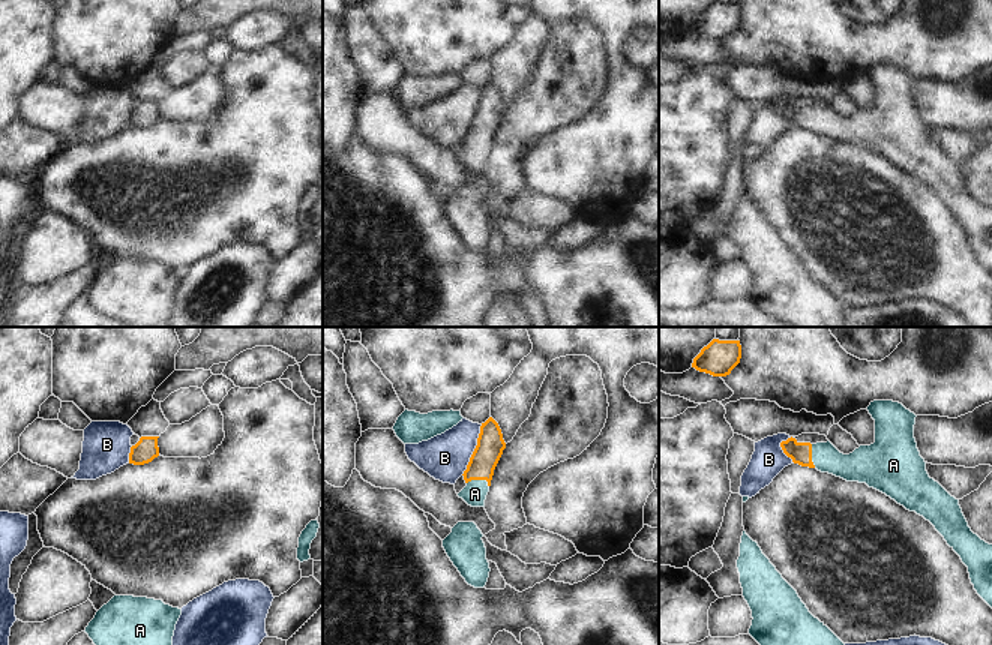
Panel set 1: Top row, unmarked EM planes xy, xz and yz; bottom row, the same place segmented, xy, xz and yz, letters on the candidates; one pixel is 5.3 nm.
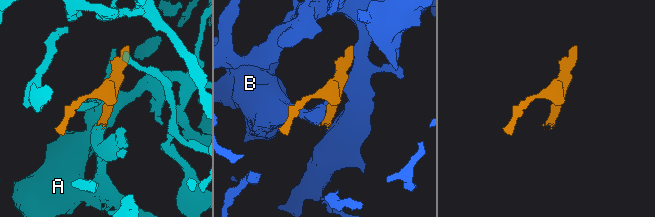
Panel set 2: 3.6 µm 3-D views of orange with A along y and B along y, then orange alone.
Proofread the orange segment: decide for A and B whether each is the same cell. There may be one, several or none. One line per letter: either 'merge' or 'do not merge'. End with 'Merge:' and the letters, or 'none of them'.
A: merge
B: do not merge
Merge: A

